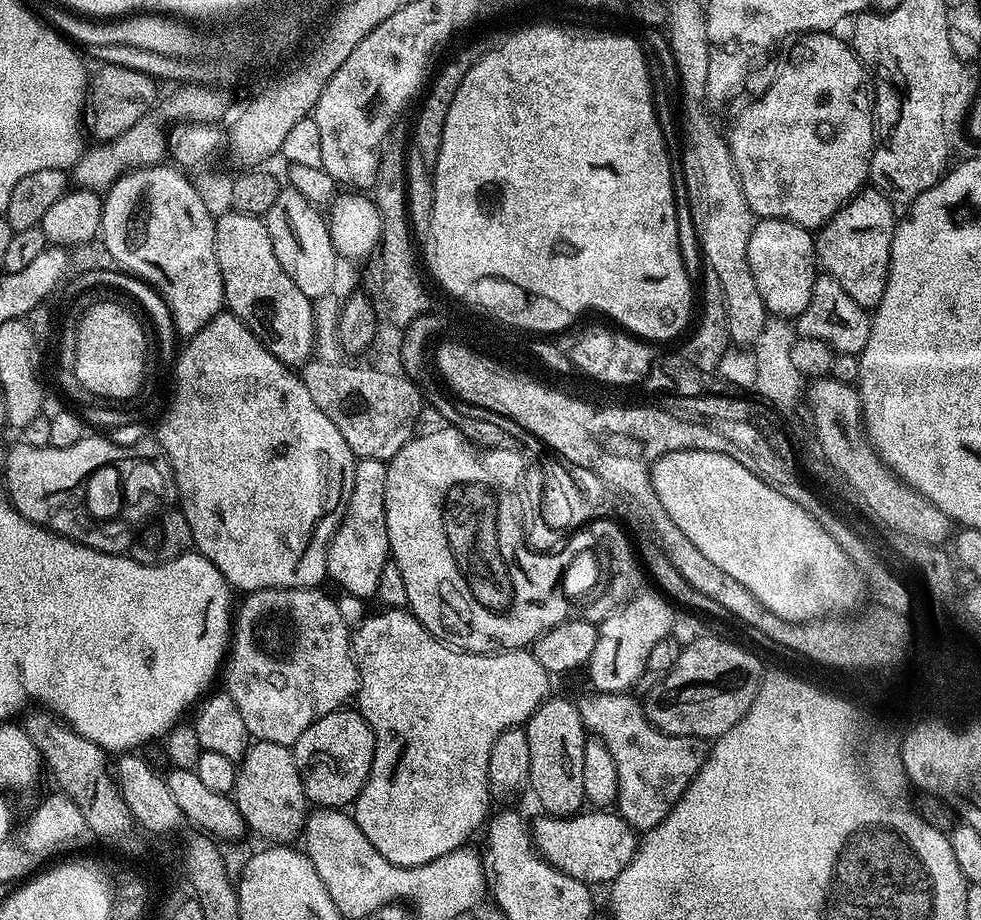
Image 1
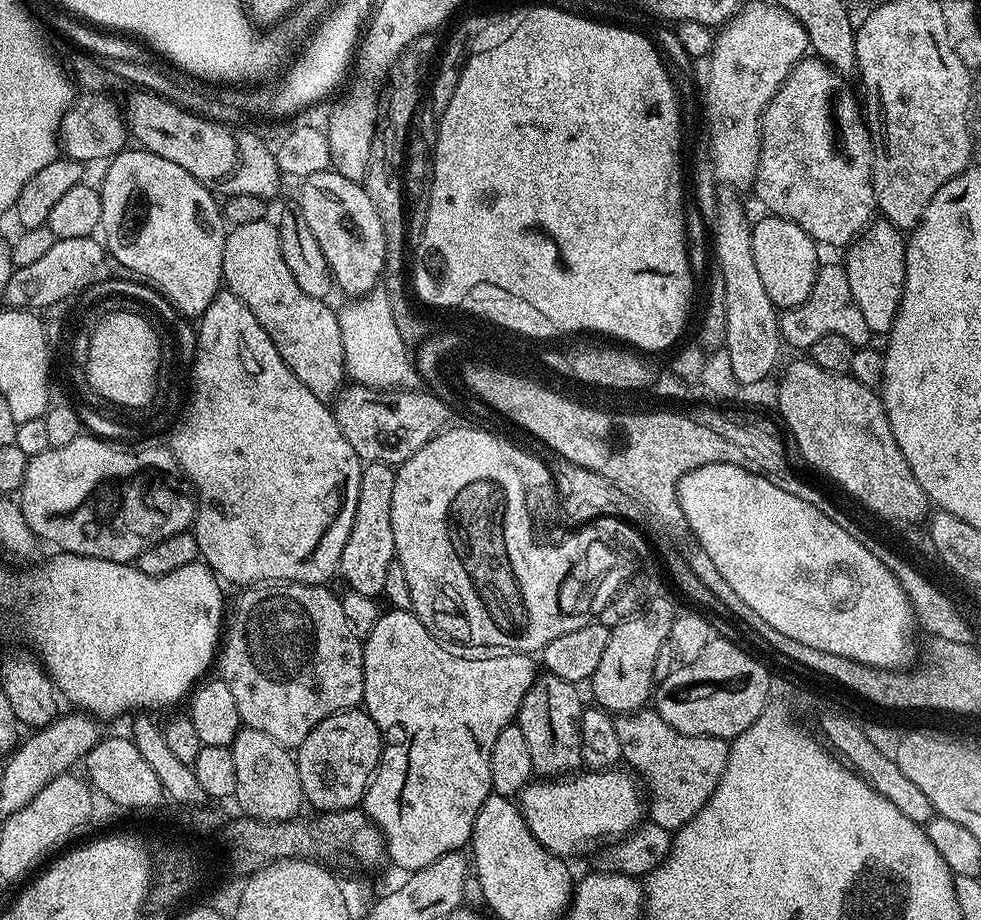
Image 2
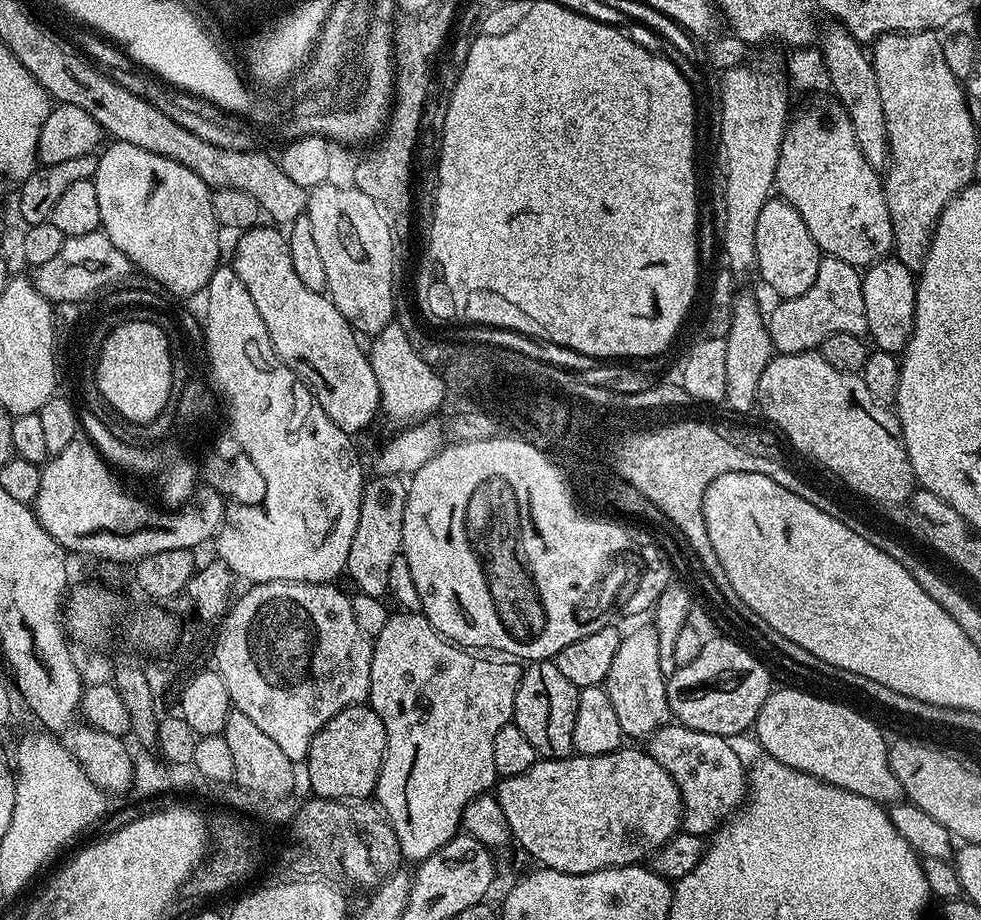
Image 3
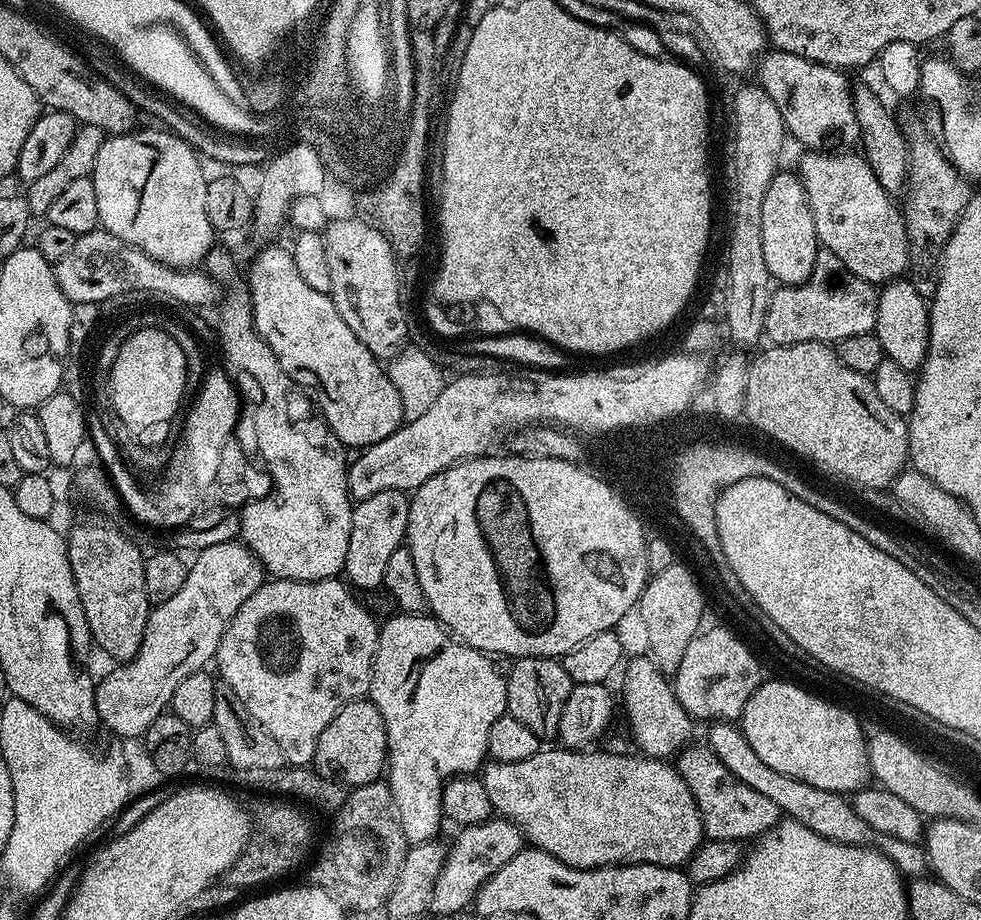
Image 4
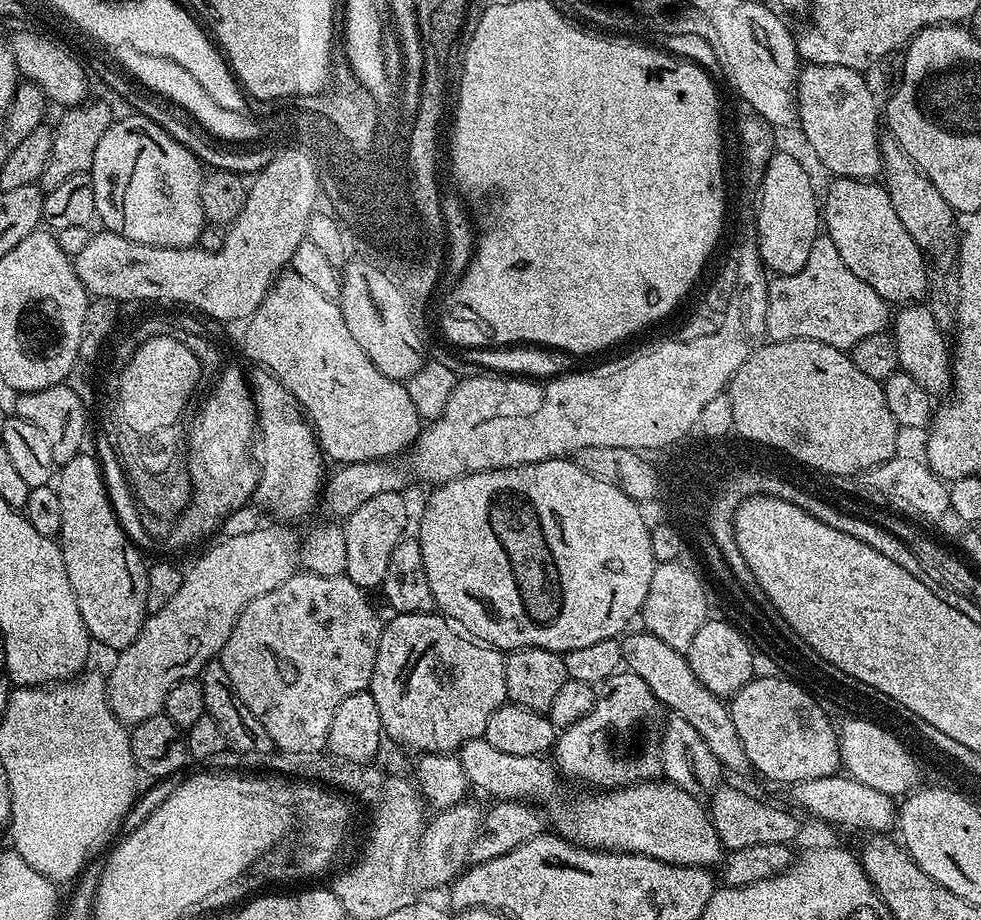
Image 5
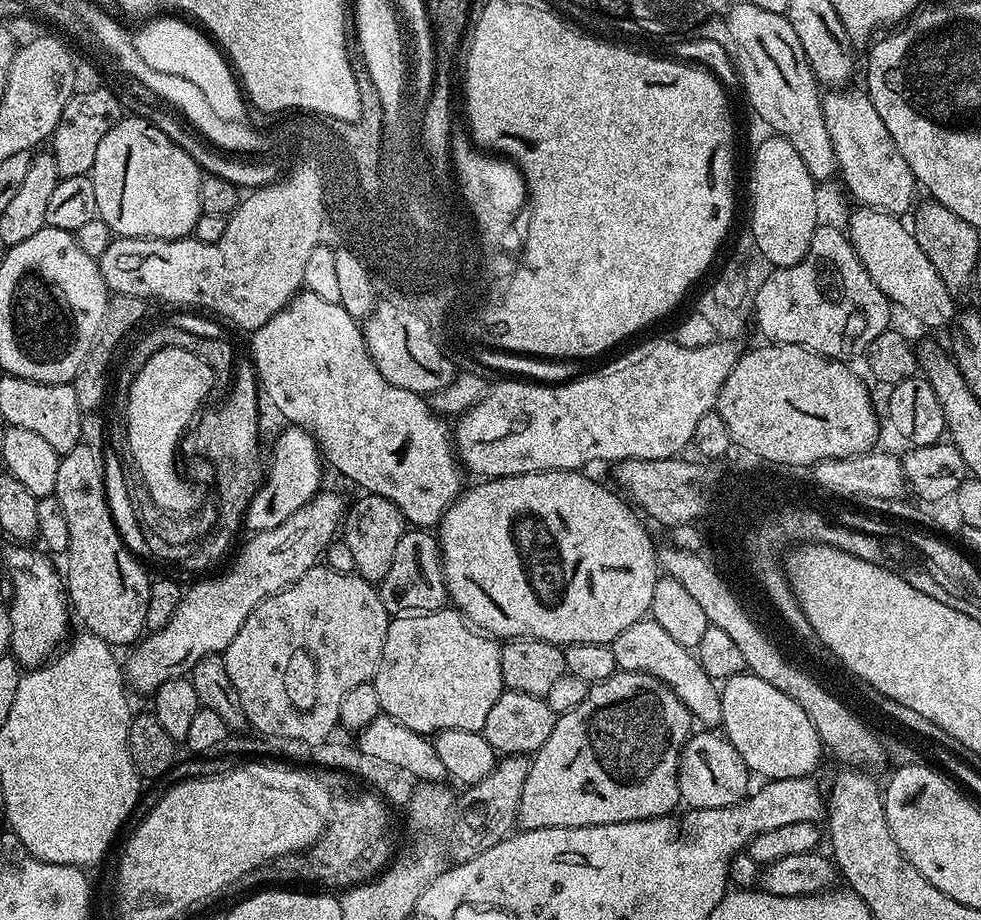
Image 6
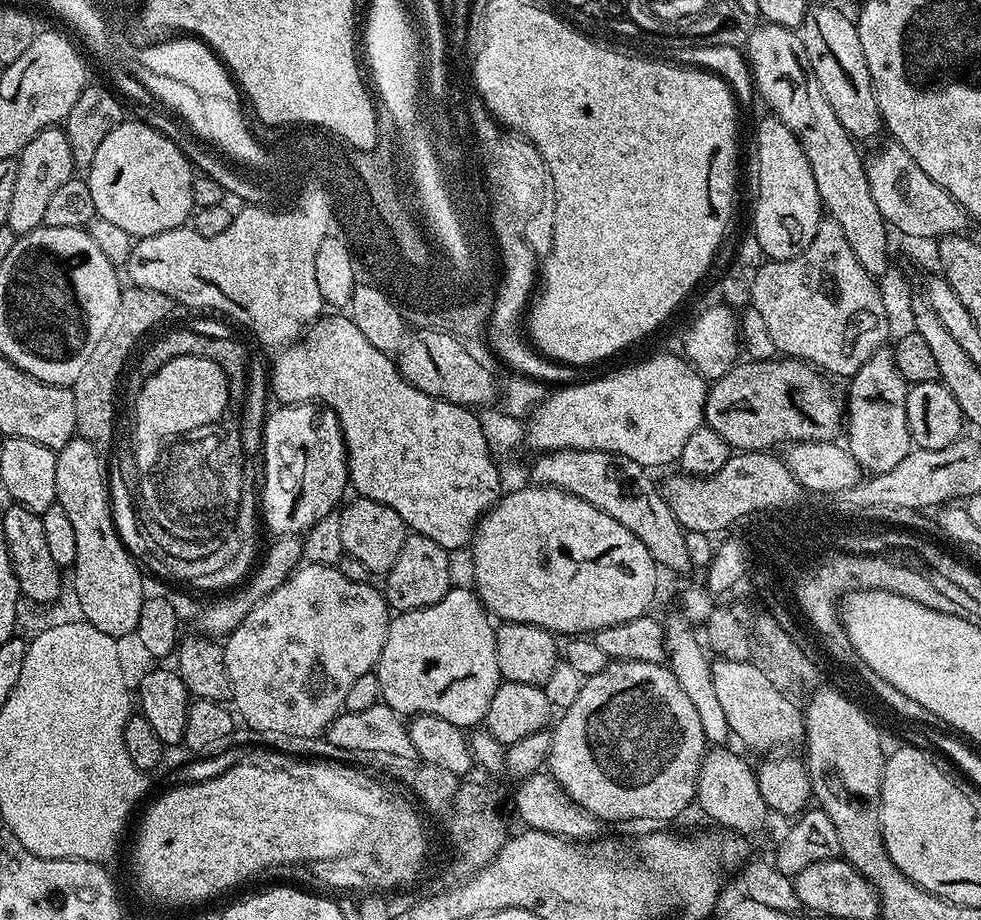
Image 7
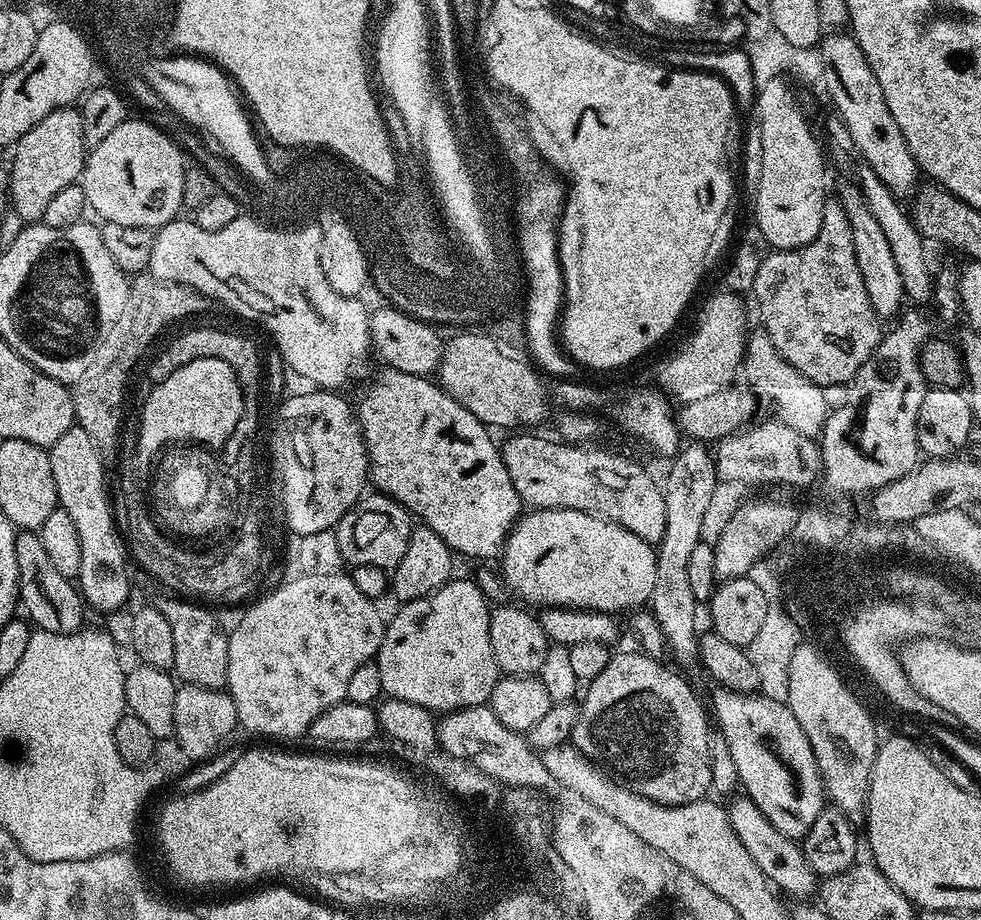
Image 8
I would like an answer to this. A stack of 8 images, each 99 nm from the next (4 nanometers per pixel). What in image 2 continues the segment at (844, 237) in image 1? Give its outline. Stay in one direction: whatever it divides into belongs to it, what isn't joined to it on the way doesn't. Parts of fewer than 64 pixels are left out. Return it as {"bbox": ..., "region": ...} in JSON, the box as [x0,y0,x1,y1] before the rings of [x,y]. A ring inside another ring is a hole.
{"bbox":[842,218,906,334],"region":[[[876,218],[872,223],[847,245],[842,263],[846,278],[850,281],[850,294],[866,318],[866,326],[874,334],[886,334],[892,328],[902,302],[902,290],[906,282],[906,236],[899,228],[886,219]],[[848,252],[848,253],[847,253]]]}

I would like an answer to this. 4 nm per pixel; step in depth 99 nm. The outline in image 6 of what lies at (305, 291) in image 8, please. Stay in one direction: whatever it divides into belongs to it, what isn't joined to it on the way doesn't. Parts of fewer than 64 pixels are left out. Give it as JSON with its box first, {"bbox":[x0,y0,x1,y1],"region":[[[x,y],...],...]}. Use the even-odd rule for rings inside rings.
{"bbox":[98,166,324,330],"region":[[[296,166],[273,183],[253,187],[227,221],[222,238],[209,244],[195,238],[113,238],[106,254],[98,257],[109,293],[205,308],[247,330],[270,322],[304,288],[310,250],[322,240],[324,196],[319,171],[312,166]]]}

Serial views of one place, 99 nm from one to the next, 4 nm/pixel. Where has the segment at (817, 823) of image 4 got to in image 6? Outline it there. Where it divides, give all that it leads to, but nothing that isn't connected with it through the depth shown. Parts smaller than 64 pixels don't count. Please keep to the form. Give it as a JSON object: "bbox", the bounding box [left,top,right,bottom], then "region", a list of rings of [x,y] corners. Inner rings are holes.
{"bbox":[610,618,722,726],"region":[[[651,618],[634,622],[634,626],[626,626],[618,638],[614,638],[610,645],[614,650],[614,662],[617,669],[622,672],[645,672],[658,678],[686,706],[693,721],[704,726],[716,726],[722,718],[721,685],[712,679],[710,674],[700,665],[699,659],[694,655],[693,649],[687,648],[674,638],[666,634],[666,630]],[[714,724],[714,725],[712,725]]]}

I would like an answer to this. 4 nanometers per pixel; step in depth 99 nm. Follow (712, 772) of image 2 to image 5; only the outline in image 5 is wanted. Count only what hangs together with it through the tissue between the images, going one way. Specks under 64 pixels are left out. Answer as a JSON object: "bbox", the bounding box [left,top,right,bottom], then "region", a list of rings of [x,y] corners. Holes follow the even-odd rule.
{"bbox":[710,786,800,849],"region":[[[721,786],[711,793],[710,815],[712,825],[725,849],[745,848],[746,846],[770,846],[771,844],[791,845],[800,836],[799,815],[791,816],[782,808],[763,804],[740,788]]]}

